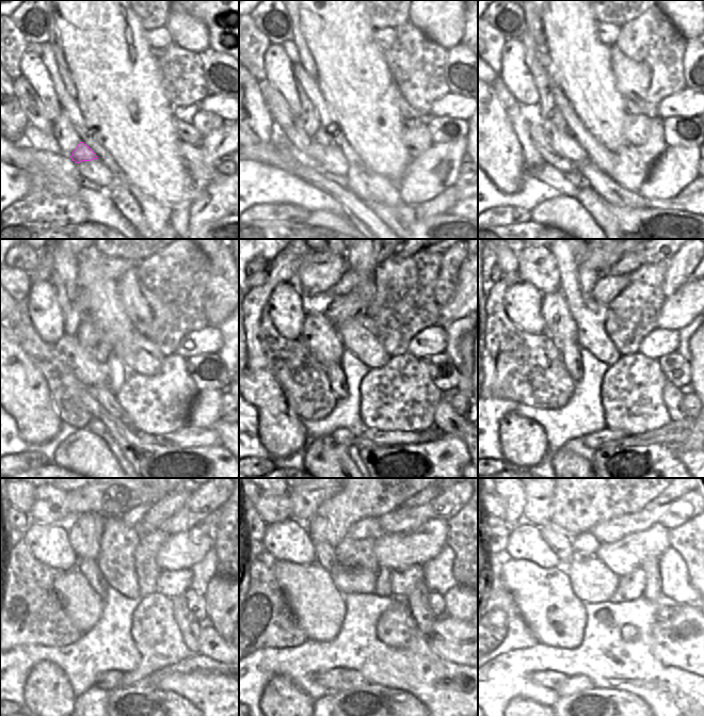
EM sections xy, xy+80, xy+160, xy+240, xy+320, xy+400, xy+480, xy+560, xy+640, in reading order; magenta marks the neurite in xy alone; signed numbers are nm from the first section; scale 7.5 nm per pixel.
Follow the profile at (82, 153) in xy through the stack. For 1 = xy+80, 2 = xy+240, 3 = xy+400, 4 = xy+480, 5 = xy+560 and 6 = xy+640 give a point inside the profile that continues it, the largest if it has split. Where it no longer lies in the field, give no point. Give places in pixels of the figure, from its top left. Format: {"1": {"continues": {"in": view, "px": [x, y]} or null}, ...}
{"1": {"continues": {"in": "xy+80", "px": [321, 137]}}, "2": {"continues": {"in": "xy+240", "px": [90, 335]}}, "3": {"continues": {"in": "xy+400", "px": [606, 288]}}, "4": {"continues": {"in": "xy+480", "px": [173, 502]}}, "5": {"continues": {"in": "xy+560", "px": [417, 499]}}, "6": {"continues": {"in": "xy+640", "px": [659, 499]}}}

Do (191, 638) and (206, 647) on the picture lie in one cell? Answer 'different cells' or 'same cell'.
different cells

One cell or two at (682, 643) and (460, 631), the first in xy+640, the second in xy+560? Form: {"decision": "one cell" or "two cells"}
{"decision": "one cell"}

